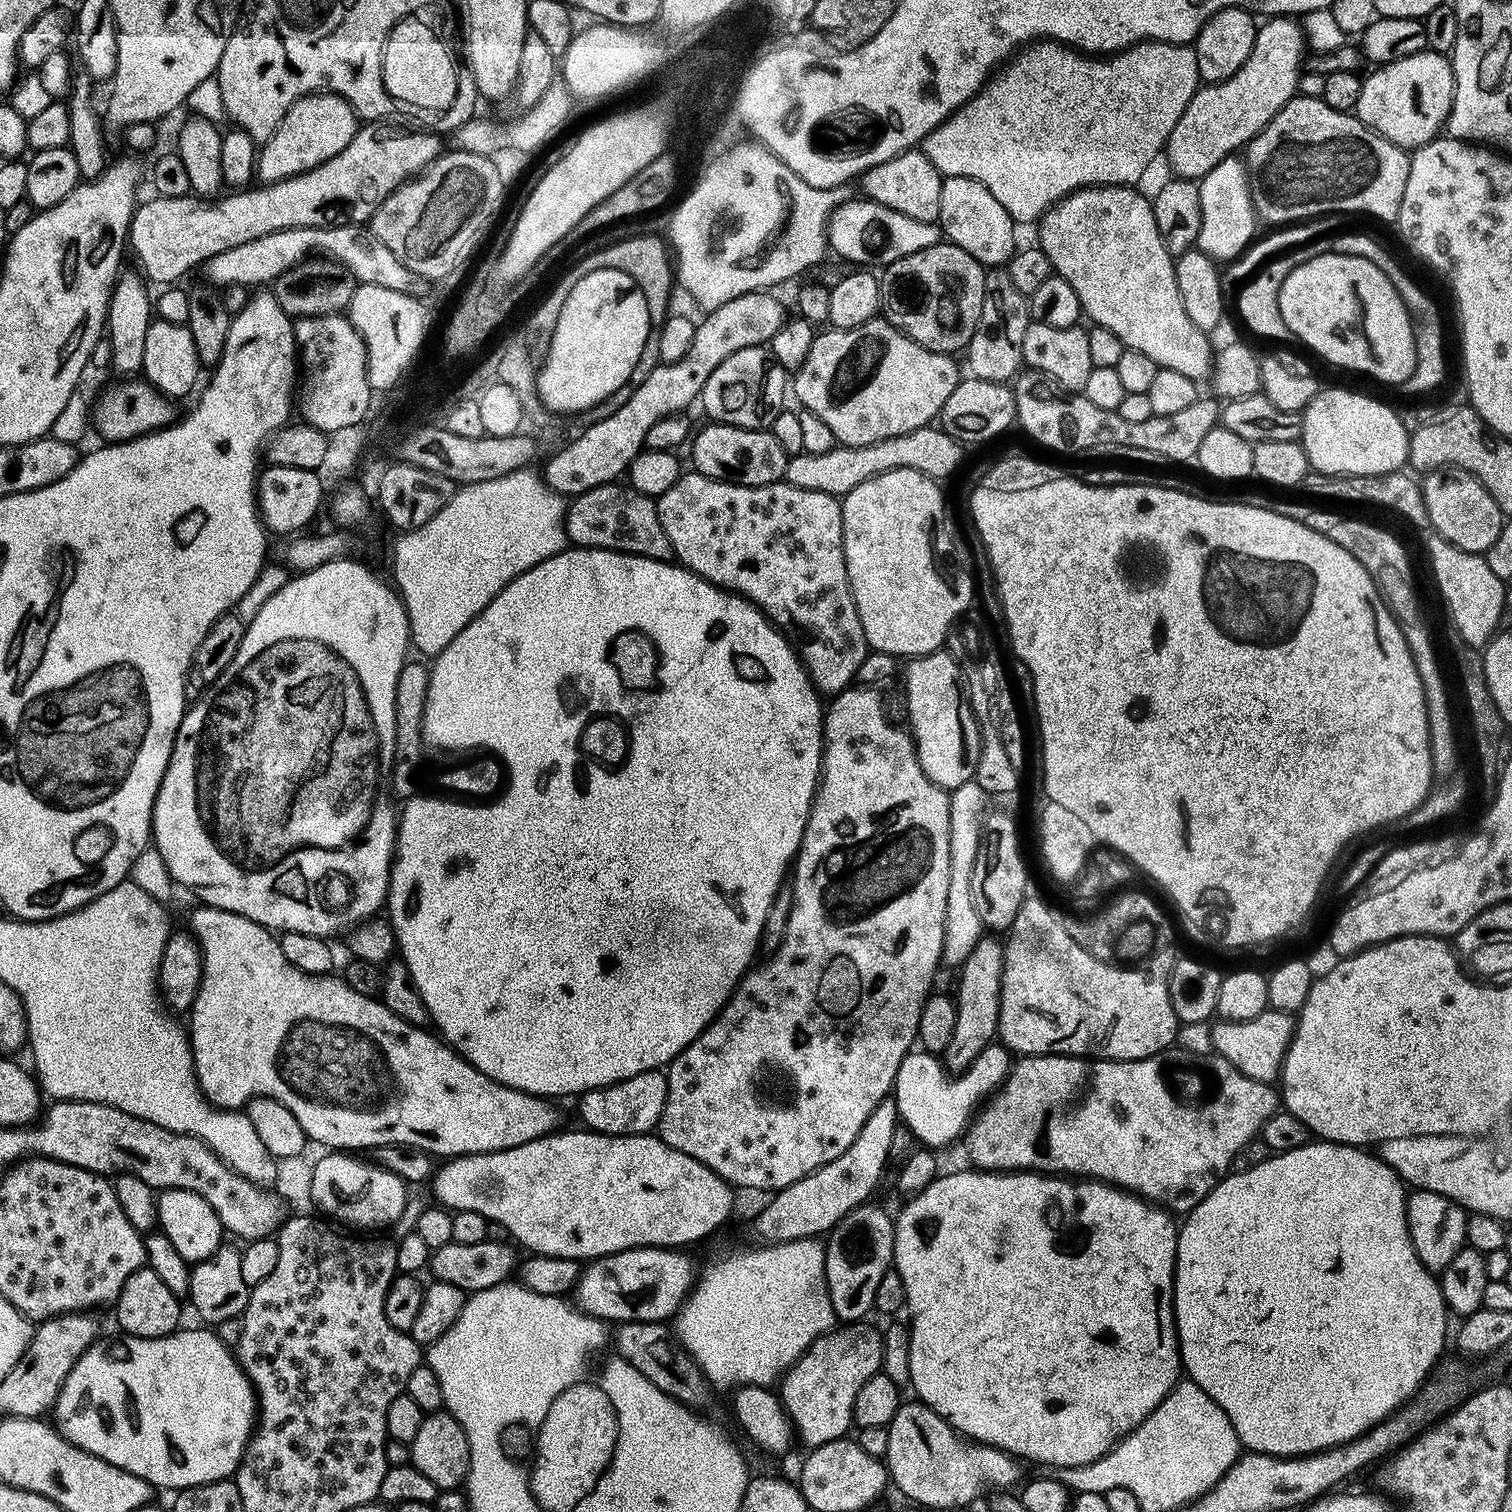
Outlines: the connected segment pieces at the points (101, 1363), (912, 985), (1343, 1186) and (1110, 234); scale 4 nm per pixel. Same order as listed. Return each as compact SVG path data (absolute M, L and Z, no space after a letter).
M204 1326L199 1327L188 1329L185 1327L183 1330L174 1331L169 1336L162 1338L138 1338L127 1334L116 1334L113 1340L97 1339L74 1362L73 1369L66 1375L65 1382L55 1402L55 1427L74 1446L110 1462L122 1470L126 1470L130 1474L138 1474L138 1478L142 1478L147 1484L151 1484L157 1489L172 1488L171 1490L179 1490L199 1484L209 1484L215 1480L229 1479L240 1467L240 1460L244 1457L244 1451L248 1448L248 1442L252 1438L254 1425L258 1419L256 1394L252 1391L252 1384L248 1380L248 1375L240 1369L240 1362L230 1351L230 1348L219 1340L215 1331Z
M849 686L843 692L831 697L823 709L820 782L816 785L816 795L812 798L812 809L804 827L804 837L800 843L800 851L796 853L794 861L794 876L796 872L796 880L793 879L791 881L792 909L790 910L790 918L786 922L786 932L782 942L777 946L775 952L765 959L768 960L765 964L758 965L759 963L757 963L755 966L749 967L743 978L741 978L740 983L736 985L736 989L728 997L728 1001L725 1002L719 1014L709 1022L702 1035L694 1038L694 1042L690 1042L690 1046L683 1048L666 1068L668 1089L666 1090L666 1106L662 1110L662 1118L658 1125L660 1139L666 1142L666 1146L674 1146L674 1150L682 1150L682 1154L690 1154L690 1158L694 1158L698 1162L702 1162L702 1166L714 1170L714 1174L718 1174L718 1178L722 1178L736 1190L739 1190L739 1188L753 1188L756 1192L775 1194L780 1189L790 1186L802 1178L806 1178L814 1170L821 1168L826 1162L834 1162L834 1158L838 1158L838 1154L842 1154L842 1150L846 1150L850 1146L850 1142L854 1142L854 1138L858 1138L858 1130L862 1130L862 1126L866 1126L866 1118L870 1118L870 1114L874 1112L874 1106L878 1106L884 1100L889 1099L896 1083L898 1066L902 1066L902 1058L906 1058L906 1054L913 1051L914 1045L917 1043L918 1022L922 1018L922 1006L927 1002L930 993L933 991L932 979L936 976L936 967L941 967L942 964L944 923L946 922L947 894L950 885L951 802L949 800L949 793L945 789L939 788L934 782L930 782L930 778L926 778L926 774L916 757L916 745L913 744L911 735L903 727L900 729L898 725L891 724L888 721L888 716L884 713L884 700L876 692L879 691L872 686Z
M1309 1142L1303 1144L1298 1150L1289 1152L1278 1152L1269 1155L1269 1160L1260 1160L1253 1168L1244 1168L1241 1172L1233 1171L1224 1177L1219 1184L1206 1194L1196 1209L1187 1213L1188 1220L1178 1228L1176 1238L1176 1286L1174 1289L1174 1311L1176 1313L1176 1338L1180 1341L1180 1363L1187 1379L1193 1380L1230 1418L1234 1430L1238 1434L1241 1445L1248 1452L1261 1452L1271 1456L1283 1456L1285 1458L1295 1458L1297 1456L1310 1456L1313 1452L1324 1452L1327 1448L1336 1448L1339 1444L1350 1442L1354 1438L1363 1436L1370 1431L1375 1424L1380 1424L1387 1416L1393 1415L1397 1410L1404 1407L1417 1392L1420 1391L1425 1380L1428 1379L1433 1368L1445 1355L1444 1335L1448 1332L1448 1320L1450 1313L1444 1303L1444 1295L1440 1289L1439 1279L1428 1271L1428 1267L1418 1258L1418 1254L1412 1245L1412 1239L1408 1233L1408 1201L1406 1199L1406 1185L1401 1180L1400 1175L1390 1167L1386 1161L1380 1159L1379 1155L1370 1153L1360 1146L1351 1144L1334 1144L1331 1142Z
M1102 184L1090 188L1080 188L1076 192L1064 196L1040 217L1038 221L1038 227L1040 227L1038 247L1045 252L1046 258L1051 262L1053 273L1066 278L1066 282L1070 282L1070 286L1074 286L1074 294L1078 294L1083 315L1087 319L1089 316L1093 325L1118 334L1118 338L1122 338L1125 349L1146 354L1146 357L1152 358L1159 367L1178 370L1178 374L1186 374L1197 382L1203 381L1203 376L1205 375L1205 379L1213 371L1214 347L1212 348L1211 342L1208 341L1210 339L1209 333L1202 331L1198 326L1194 326L1194 322L1190 322L1190 318L1186 314L1186 306L1182 306L1182 294L1178 290L1178 282L1176 281L1174 257L1166 250L1166 246L1158 234L1158 222L1154 222L1152 201L1147 195L1144 197L1142 193L1135 192L1136 190L1135 187L1122 184Z

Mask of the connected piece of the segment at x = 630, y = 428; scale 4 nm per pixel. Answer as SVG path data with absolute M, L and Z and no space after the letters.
M771 291L747 292L722 306L711 309L694 330L690 350L673 364L660 363L609 416L596 420L577 440L569 442L549 458L542 478L555 492L565 498L580 496L586 490L619 481L627 473L632 459L646 444L646 434L658 422L683 413L699 401L706 378L738 350L771 345L774 334L786 322L786 309Z

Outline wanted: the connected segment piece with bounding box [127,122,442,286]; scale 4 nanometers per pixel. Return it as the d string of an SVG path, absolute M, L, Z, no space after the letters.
M365 123L342 154L334 154L334 158L301 176L290 176L276 184L264 184L251 190L236 190L225 200L209 202L195 194L182 197L153 195L153 200L145 204L143 201L132 213L132 225L128 227L127 243L130 252L136 255L135 267L153 285L172 286L191 268L199 264L201 267L210 257L266 234L287 228L367 225L394 190L423 173L442 152L440 140L434 133L411 132L390 123Z

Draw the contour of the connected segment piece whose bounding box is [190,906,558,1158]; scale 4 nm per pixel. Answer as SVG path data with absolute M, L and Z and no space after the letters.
M196 906L192 912L191 931L197 940L200 941L200 952L204 956L204 973L200 979L200 989L196 995L196 1000L192 1003L190 1009L190 1017L192 1016L192 1028L190 1027L190 1043L192 1046L192 1061L196 1063L196 1081L200 1084L200 1090L204 1093L204 1099L216 1108L225 1110L240 1110L256 1099L257 1096L265 1096L271 1100L282 1102L282 1106L286 1106L286 1110L290 1110L290 1114L294 1114L294 1118L298 1118L298 1126L302 1126L305 1137L309 1141L317 1140L320 1144L325 1144L328 1150L360 1150L356 1148L368 1148L374 1150L383 1144L405 1144L408 1148L421 1148L422 1151L431 1154L436 1158L455 1158L458 1156L476 1156L479 1152L501 1152L507 1148L514 1146L522 1146L526 1142L534 1142L540 1136L549 1135L557 1131L556 1112L551 1108L549 1101L543 1096L531 1096L528 1092L520 1092L517 1088L511 1088L505 1084L499 1084L497 1080L491 1080L486 1074L482 1074L475 1068L469 1060L465 1060L459 1055L455 1048L449 1046L443 1039L437 1038L431 1031L415 1028L406 1022L402 1022L402 1018L398 1018L394 1014L390 1014L390 1010L376 996L363 996L358 991L352 989L347 982L336 974L326 976L311 976L302 970L298 970L286 958L286 954L282 954L282 946L279 939L269 929L263 928L258 922L254 922L245 916L239 916L233 912L227 912L224 908L209 908L207 906Z

